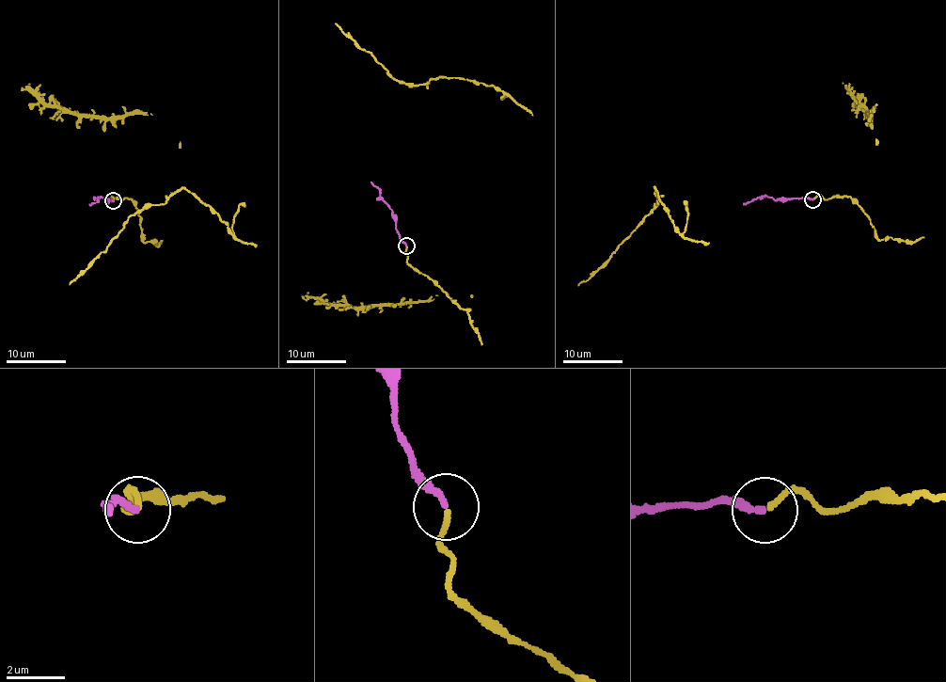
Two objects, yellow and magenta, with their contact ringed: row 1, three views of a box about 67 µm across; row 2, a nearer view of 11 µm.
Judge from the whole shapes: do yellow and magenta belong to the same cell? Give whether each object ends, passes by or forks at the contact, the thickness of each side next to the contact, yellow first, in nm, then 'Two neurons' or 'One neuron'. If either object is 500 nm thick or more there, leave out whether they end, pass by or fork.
At the ring yellow ends. At the ring magenta ends. Thickness 190 nm (yellow) against 220 nm. One neuron

